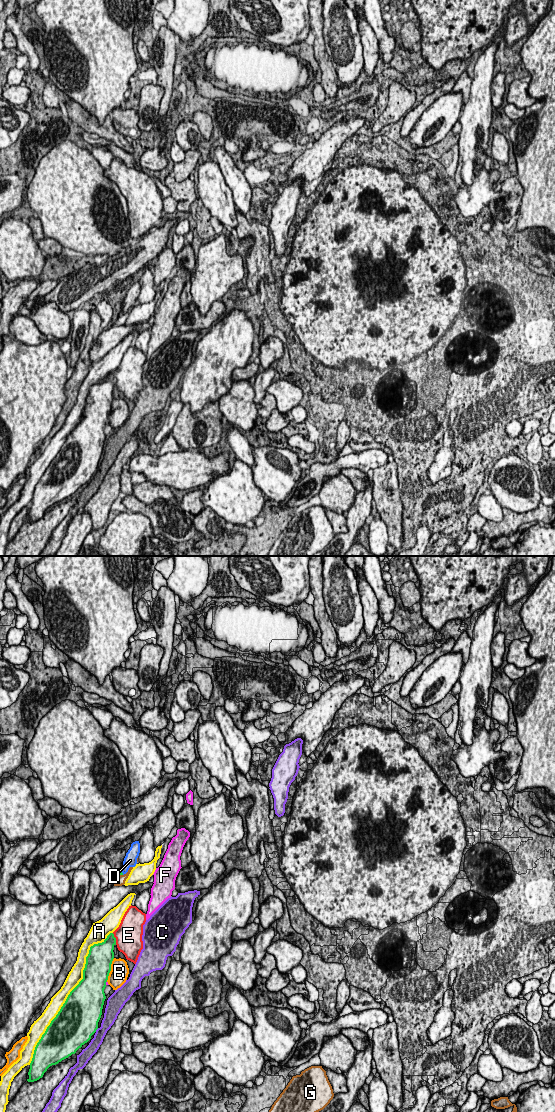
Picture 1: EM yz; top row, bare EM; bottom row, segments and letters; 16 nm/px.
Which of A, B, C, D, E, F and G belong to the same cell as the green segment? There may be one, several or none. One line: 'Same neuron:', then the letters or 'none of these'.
Same neuron: A

